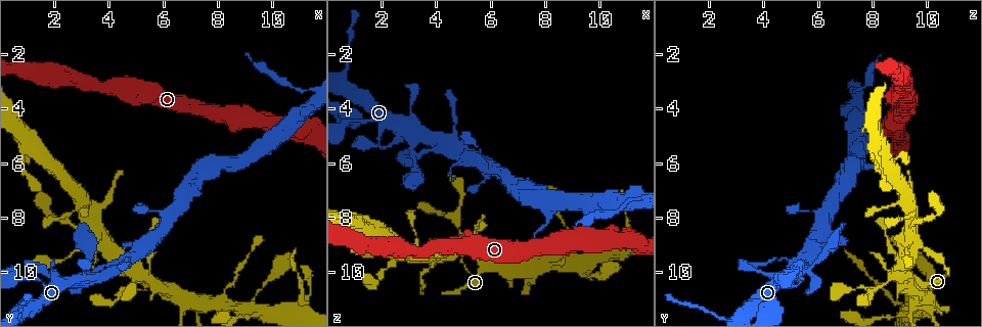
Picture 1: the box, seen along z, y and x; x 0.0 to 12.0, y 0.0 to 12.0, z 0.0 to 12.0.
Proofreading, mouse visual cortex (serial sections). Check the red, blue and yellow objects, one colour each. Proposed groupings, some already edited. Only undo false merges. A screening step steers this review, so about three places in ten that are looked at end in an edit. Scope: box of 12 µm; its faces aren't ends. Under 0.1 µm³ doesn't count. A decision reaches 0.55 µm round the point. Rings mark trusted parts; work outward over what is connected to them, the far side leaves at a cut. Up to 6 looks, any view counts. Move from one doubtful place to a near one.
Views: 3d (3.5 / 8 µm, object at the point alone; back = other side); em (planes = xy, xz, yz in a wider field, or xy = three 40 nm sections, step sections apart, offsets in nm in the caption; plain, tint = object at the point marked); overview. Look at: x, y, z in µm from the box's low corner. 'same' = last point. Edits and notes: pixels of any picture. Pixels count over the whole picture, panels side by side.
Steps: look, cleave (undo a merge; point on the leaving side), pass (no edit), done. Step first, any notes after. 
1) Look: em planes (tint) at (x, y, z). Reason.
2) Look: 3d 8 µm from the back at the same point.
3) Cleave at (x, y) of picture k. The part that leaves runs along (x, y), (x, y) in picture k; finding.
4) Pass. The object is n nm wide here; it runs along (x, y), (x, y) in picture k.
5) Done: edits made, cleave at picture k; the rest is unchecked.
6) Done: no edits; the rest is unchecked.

Look: 3d 3.5 µm at (1.9, 10.0, 5.3). Abrupt turn.

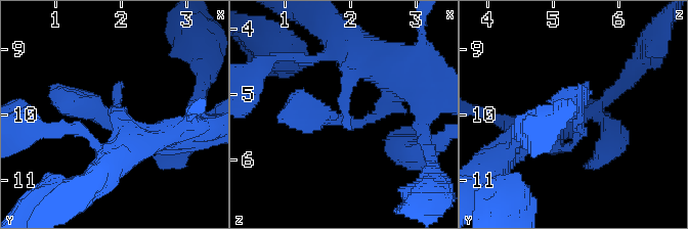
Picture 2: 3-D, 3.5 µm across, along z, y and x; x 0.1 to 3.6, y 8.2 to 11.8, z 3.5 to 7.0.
Look: em xy step 5 (tint) at (1.80, 9.90, 5.25). Need the tissue.

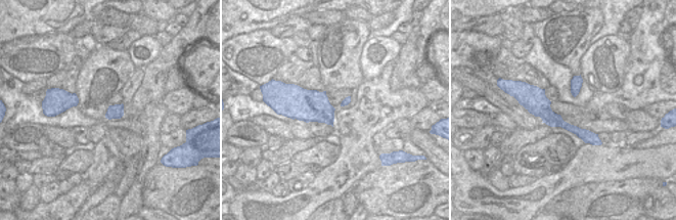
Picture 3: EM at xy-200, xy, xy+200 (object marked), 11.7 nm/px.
Pass. The object is 360 nm wide here; it runs along (529, 88), (554, 120), (593, 136) in picture 3; one cell here.

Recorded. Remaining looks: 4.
Look: 3d 3.5 µm at (5.0, 10.2, 8.9). Small branch off a trunk.

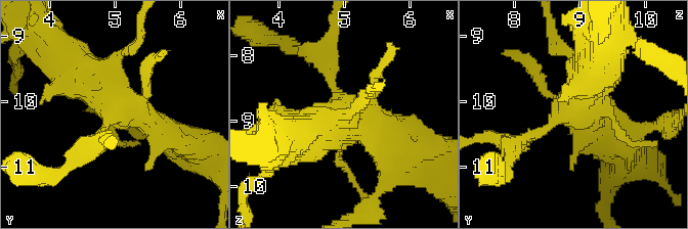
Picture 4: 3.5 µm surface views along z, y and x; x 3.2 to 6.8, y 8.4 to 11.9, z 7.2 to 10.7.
Look: em planes (tint) at (5.00, 10.10, 8.90). Shape alone is not enough.

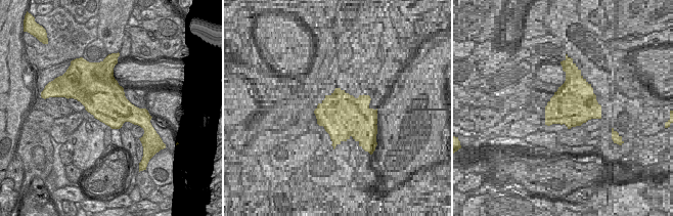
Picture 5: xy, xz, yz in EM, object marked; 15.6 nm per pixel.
Pass. It runs along (172, 136), (72, 66) in picture 4; continuous, no second cell.

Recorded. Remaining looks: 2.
Look: 3d 3.5 µm at (9.3, 11.3, 10.0). A narrow waist.

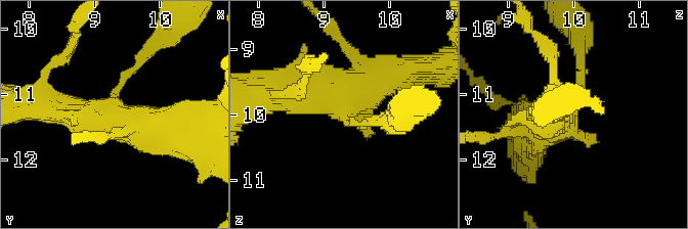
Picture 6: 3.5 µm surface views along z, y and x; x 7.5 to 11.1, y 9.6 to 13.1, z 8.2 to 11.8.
Look: em xy step 5 (tint) at (9.30, 11.20, 9.90).

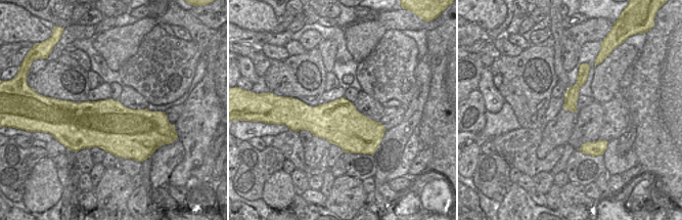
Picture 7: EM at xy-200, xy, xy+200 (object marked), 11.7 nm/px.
Pass. The object is 500 nm wide here; it runs along (270, 97), (352, 92), (399, 74) in picture 6; one cell here.

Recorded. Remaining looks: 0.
Done: no edits; the rest is unchecked.

